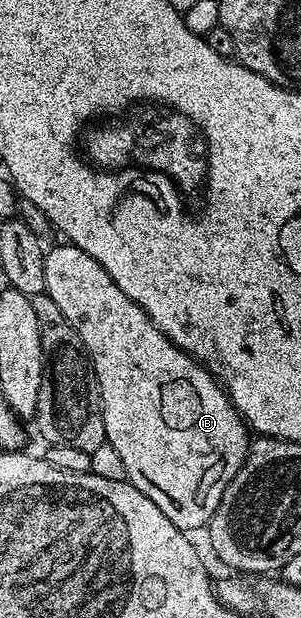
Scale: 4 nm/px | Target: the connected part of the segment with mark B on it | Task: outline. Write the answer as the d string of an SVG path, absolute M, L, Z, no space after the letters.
M72 245L64 246L48 248L45 251L45 260L43 261L45 294L51 297L51 301L55 301L55 305L59 305L63 317L67 317L67 321L71 321L71 329L75 329L75 333L79 333L79 337L83 337L85 354L93 363L93 372L97 378L97 390L101 393L101 412L103 413L106 440L111 445L115 445L115 450L119 452L119 457L127 469L128 482L132 483L135 489L139 489L139 493L143 493L143 497L151 497L151 501L155 501L155 505L159 505L159 509L163 509L163 513L175 526L186 533L193 533L196 527L204 528L215 513L227 485L233 480L235 473L239 473L245 456L249 453L251 432L245 426L245 421L235 409L235 405L230 401L225 388L214 379L208 369L201 366L189 352L175 346L154 325L151 317L147 317L144 309L135 305L135 301L131 301L131 297L127 297L127 293L123 293L123 289L119 289L119 285L115 285L111 273L107 273L107 269L103 269L103 265L99 265L99 261L95 261L90 255L83 253L83 249Z

